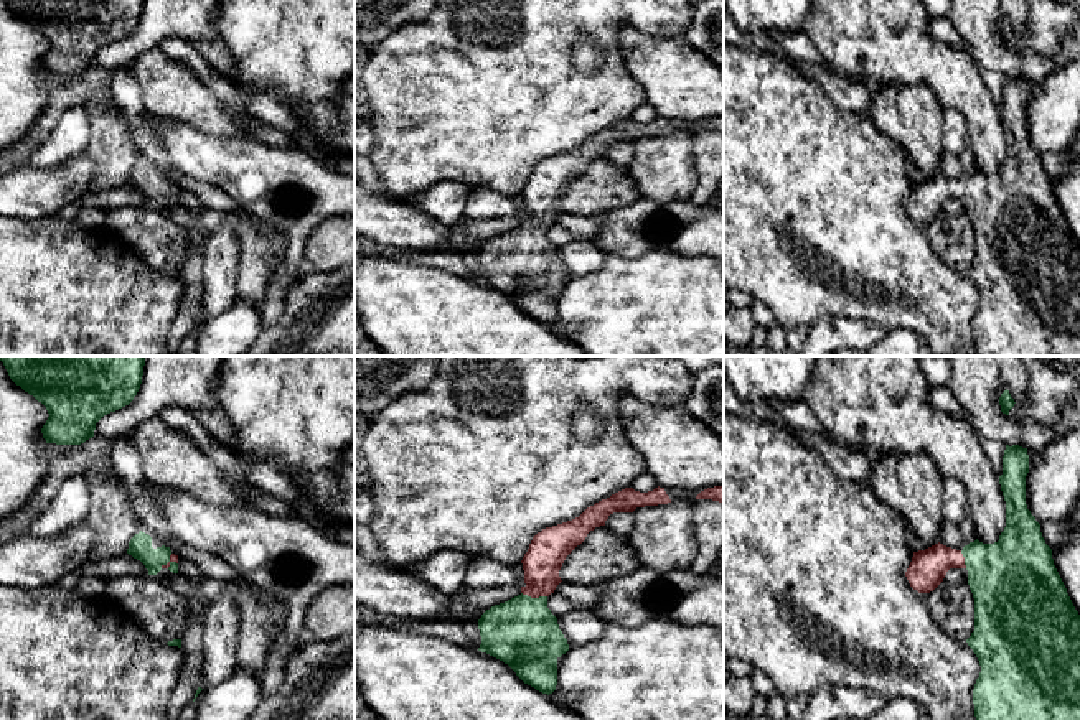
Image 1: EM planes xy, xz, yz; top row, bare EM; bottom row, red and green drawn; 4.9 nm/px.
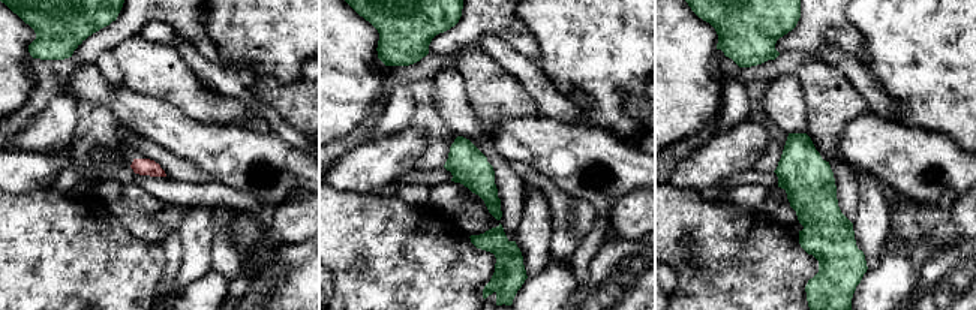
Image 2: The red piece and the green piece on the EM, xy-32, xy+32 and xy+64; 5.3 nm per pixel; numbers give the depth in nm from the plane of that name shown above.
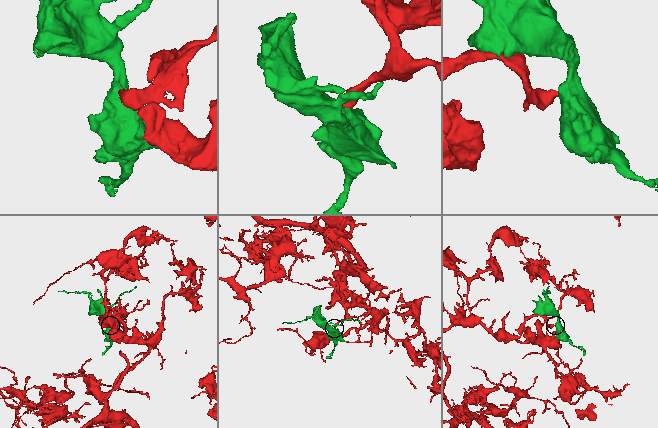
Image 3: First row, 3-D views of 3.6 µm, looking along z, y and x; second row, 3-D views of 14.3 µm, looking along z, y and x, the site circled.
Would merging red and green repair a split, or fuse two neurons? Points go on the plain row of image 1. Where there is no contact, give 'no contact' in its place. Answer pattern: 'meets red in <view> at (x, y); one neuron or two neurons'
meets red in xz at (535, 228); one neuron

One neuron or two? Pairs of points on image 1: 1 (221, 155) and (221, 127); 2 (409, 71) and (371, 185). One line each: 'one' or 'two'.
1: two
2: two

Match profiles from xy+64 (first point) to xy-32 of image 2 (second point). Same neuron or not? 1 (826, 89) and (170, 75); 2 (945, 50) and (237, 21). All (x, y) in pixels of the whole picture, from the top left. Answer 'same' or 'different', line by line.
1: same
2: same

